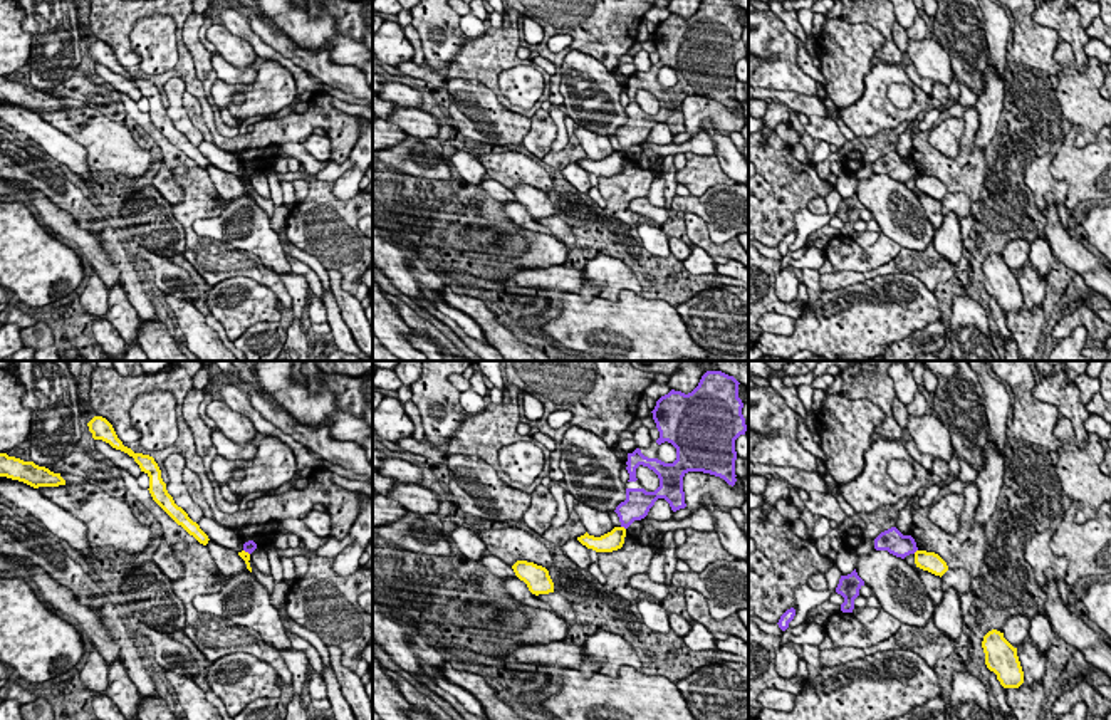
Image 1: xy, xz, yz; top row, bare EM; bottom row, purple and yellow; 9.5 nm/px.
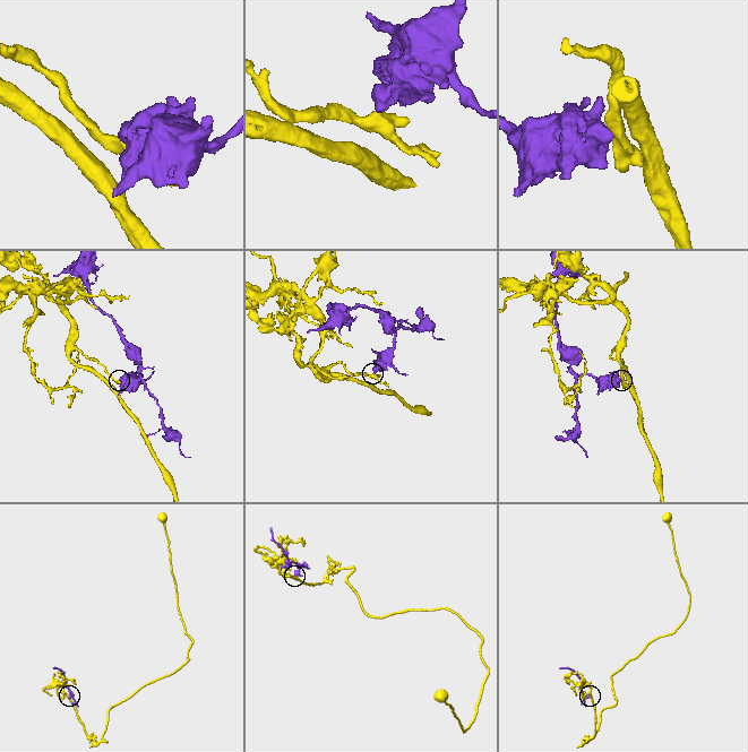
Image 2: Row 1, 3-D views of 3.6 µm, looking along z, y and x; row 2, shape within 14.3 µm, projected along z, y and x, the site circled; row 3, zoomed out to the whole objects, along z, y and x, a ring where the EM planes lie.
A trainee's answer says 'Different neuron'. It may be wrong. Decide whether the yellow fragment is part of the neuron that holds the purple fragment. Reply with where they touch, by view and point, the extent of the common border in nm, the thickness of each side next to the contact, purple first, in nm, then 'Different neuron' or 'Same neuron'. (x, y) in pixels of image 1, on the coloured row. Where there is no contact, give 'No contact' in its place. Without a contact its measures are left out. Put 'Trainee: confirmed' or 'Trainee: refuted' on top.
Trainee: confirmed
Touches purple at xz (623, 526). Shared border 60 nm. Thickness 260 nm (purple) against 190 nm. Different neuron

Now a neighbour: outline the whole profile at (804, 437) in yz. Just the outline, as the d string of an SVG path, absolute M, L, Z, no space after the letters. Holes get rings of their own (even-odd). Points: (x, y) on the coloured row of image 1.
M797 415L797 441L804 450L826 463L826 455L821 446L812 440L812 435L802 418Z

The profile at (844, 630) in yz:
M886 611L868 623L866 626L853 613L832 613L826 623L826 633L834 643L834 648L871 648L900 629L901 623Z

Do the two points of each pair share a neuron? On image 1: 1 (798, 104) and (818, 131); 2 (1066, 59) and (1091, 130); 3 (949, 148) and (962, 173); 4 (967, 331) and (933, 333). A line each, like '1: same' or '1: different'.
1: same
2: same
3: different
4: different

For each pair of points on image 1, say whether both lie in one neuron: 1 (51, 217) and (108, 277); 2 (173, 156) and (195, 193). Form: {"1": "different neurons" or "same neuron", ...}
{"1": "same neuron", "2": "same neuron"}

